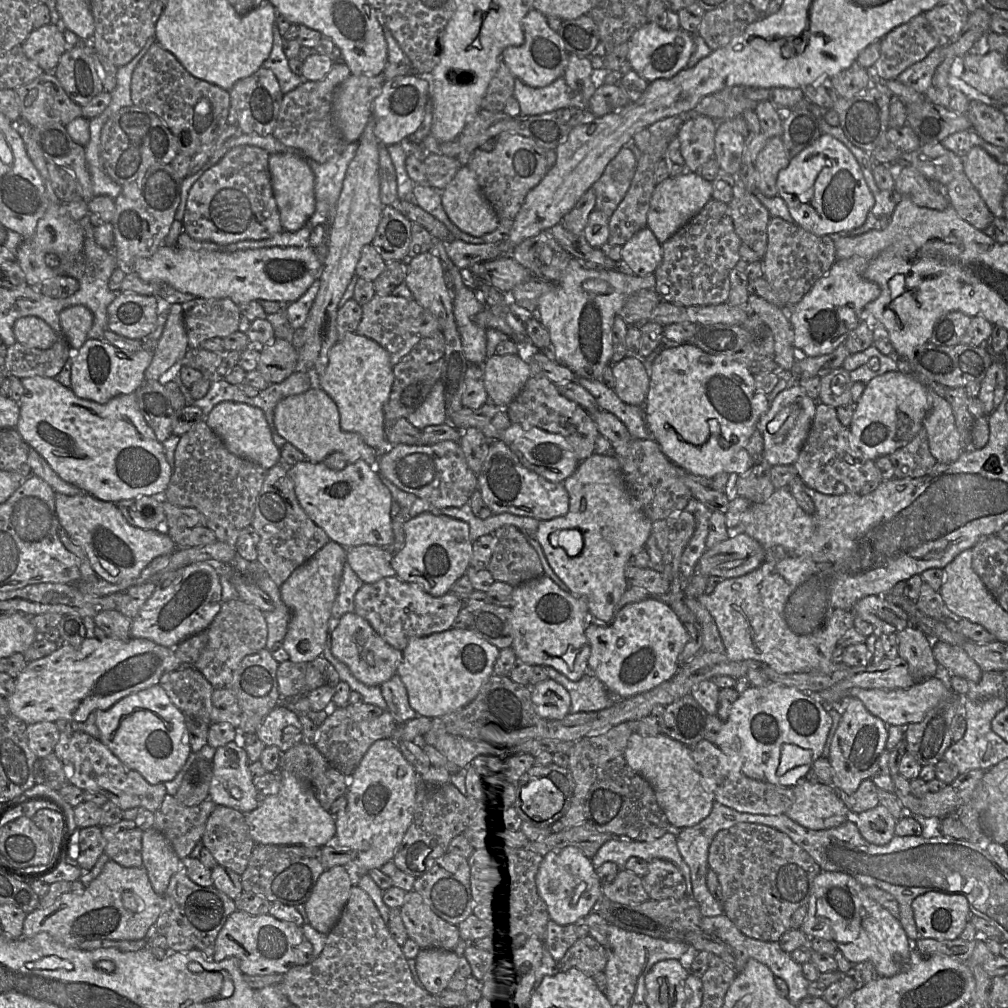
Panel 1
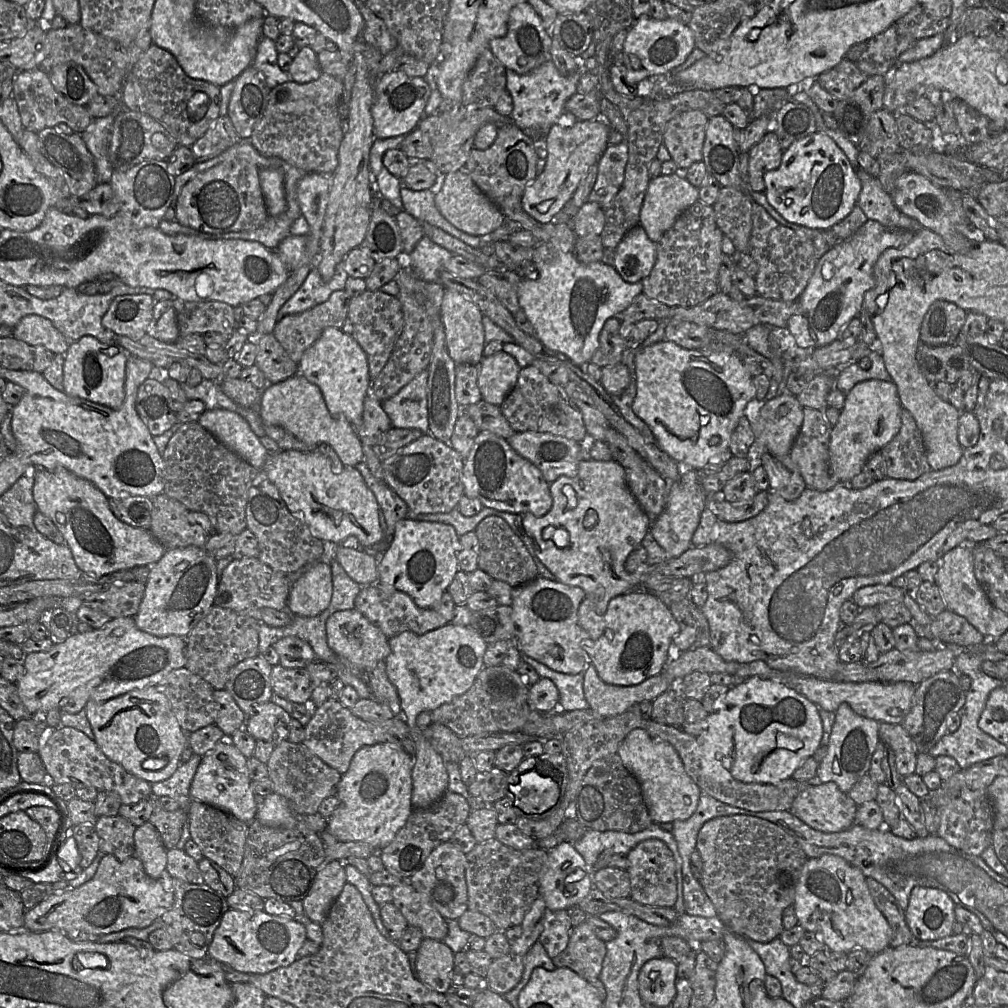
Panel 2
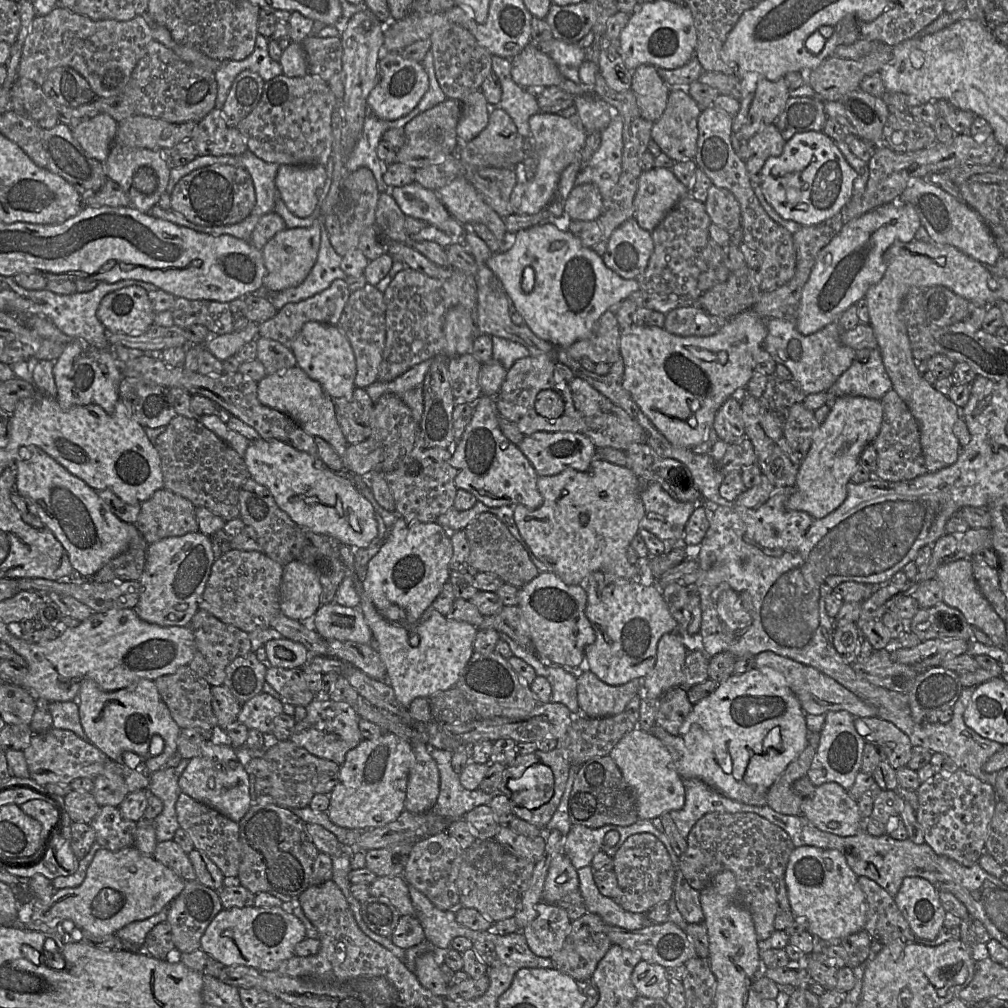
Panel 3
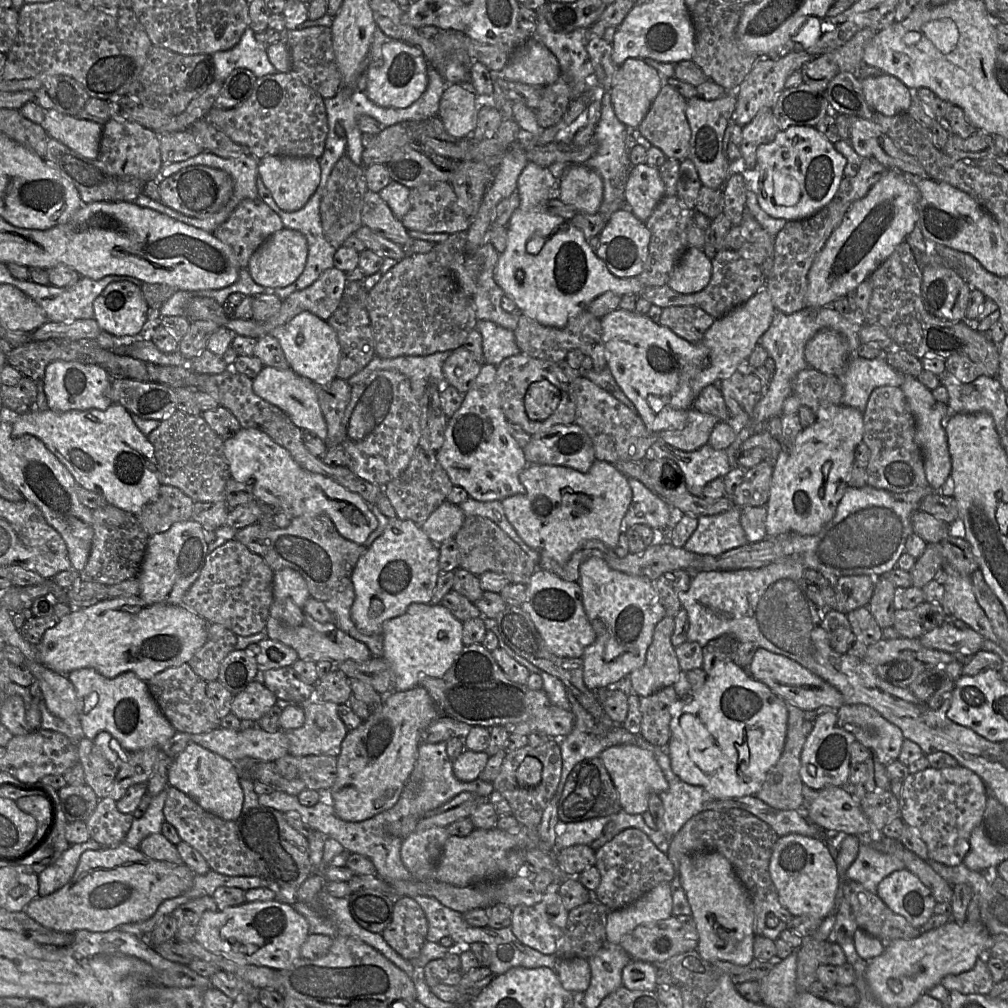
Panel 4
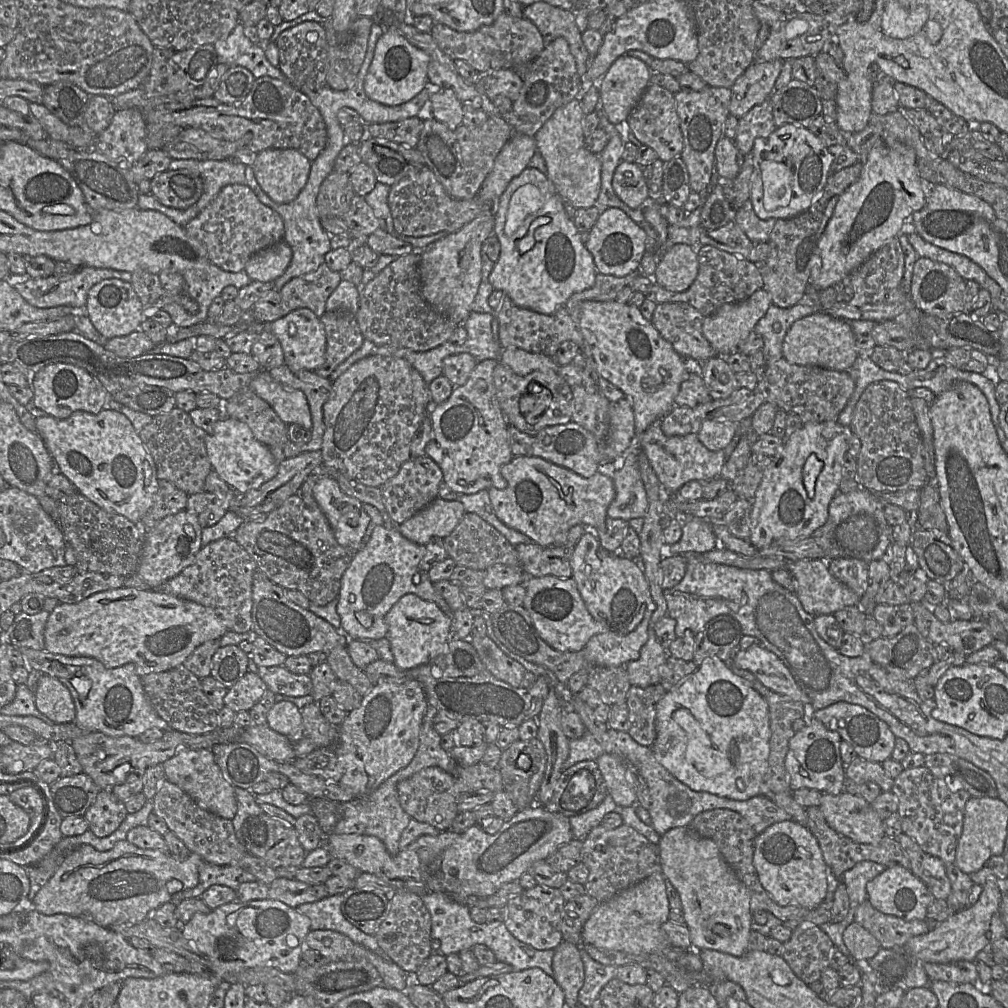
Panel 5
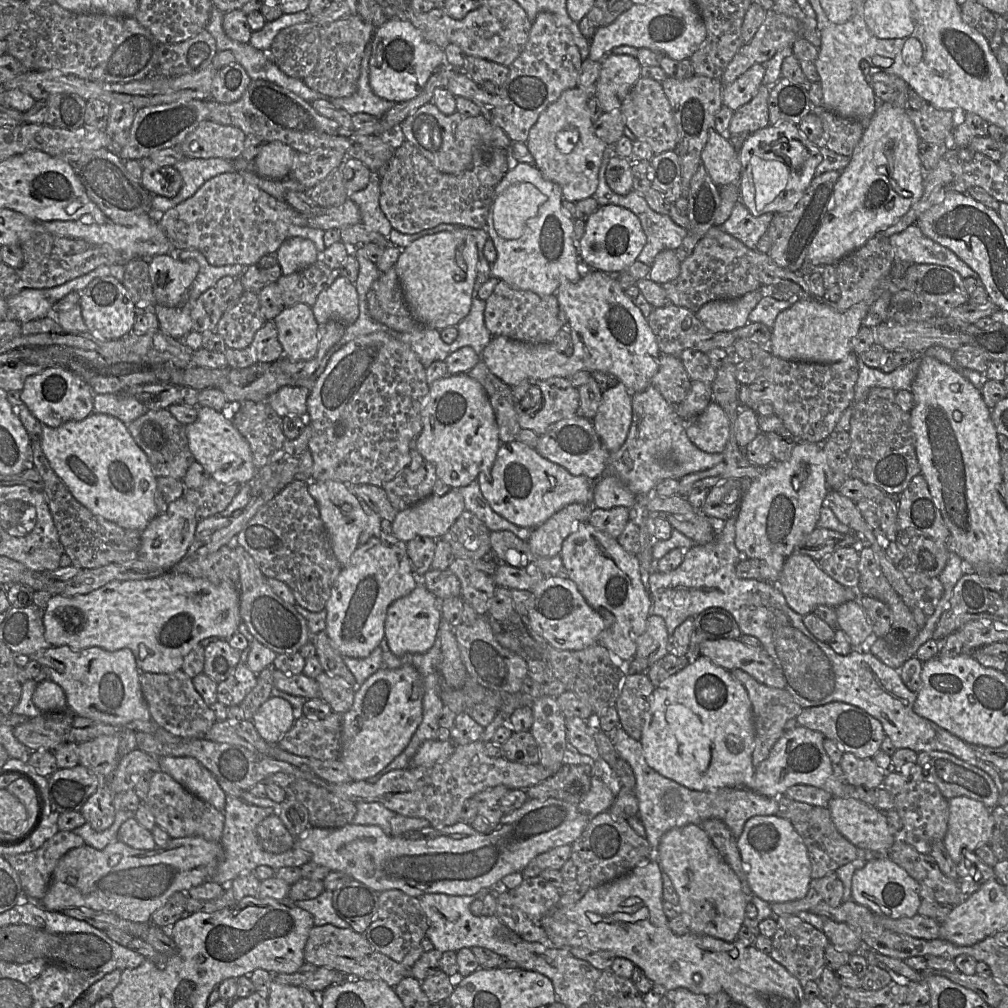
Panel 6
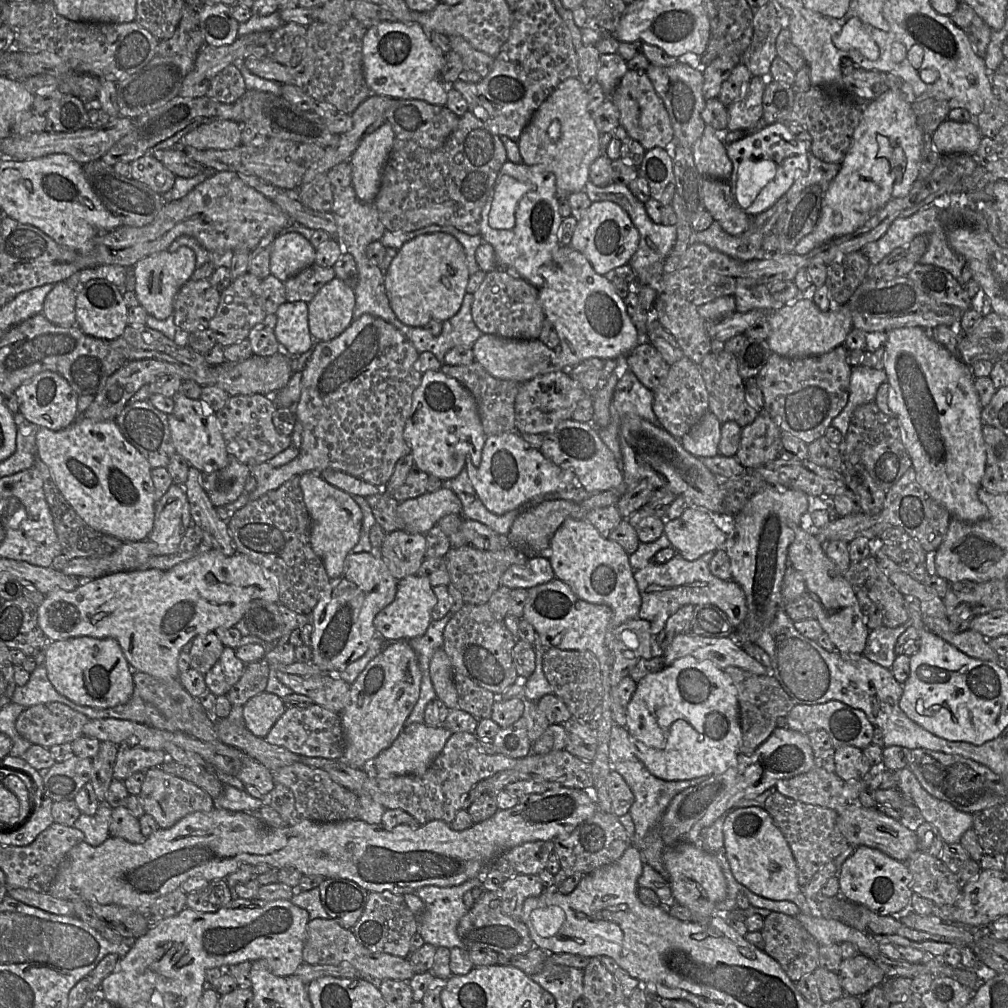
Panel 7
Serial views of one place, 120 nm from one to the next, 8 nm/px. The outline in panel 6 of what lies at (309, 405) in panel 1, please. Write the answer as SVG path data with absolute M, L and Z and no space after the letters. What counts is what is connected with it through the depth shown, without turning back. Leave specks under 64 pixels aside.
M284 386L269 395L266 402L281 418L288 415L307 414L307 397L309 390L301 386Z

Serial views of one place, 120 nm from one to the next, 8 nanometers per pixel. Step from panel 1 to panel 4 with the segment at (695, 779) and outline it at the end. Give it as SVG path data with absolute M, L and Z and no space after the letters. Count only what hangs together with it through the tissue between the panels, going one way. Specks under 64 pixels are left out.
M618 745L607 748L599 755L618 792L622 810L628 814L640 814L648 811L648 797L651 793L660 794L668 790L668 782L659 766L654 753L635 745Z

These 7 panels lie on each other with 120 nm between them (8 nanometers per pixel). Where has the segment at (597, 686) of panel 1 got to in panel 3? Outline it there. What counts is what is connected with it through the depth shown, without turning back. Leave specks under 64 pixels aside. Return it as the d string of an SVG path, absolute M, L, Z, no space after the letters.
M500 632L499 637L509 645L515 657L525 661L533 667L538 676L549 681L552 688L551 702L564 704L575 717L581 715L577 699L577 676L563 667L543 664L535 653L527 651L505 633Z

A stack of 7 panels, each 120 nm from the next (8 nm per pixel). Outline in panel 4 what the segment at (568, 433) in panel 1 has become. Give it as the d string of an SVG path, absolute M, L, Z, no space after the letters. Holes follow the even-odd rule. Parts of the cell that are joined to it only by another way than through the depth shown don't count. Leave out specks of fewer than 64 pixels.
M519 354L504 359L496 367L496 374L498 392L501 398L501 407L508 422L520 425L522 429L531 436L555 425L570 425L575 423L575 396L570 383L564 374L560 371L557 364L551 361L541 360L528 355ZM543 380L549 381L559 390L561 399L557 409L551 416L542 421L533 421L528 417L525 410L525 395L531 384Z

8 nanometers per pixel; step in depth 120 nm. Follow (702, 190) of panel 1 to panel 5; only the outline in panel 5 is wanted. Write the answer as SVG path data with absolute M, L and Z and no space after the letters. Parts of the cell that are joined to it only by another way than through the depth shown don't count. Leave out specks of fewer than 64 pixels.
M622 161L614 172L612 187L616 195L632 209L641 208L648 199L643 168L636 163Z

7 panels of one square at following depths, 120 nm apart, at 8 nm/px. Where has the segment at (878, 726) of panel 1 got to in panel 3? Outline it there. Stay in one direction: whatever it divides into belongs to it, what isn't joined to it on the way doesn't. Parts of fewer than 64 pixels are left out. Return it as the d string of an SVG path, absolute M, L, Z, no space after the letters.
M833 711L825 715L825 723L819 733L819 745L807 772L807 777L815 787L835 782L847 791L852 788L856 775L861 771L863 748L866 742L857 733L854 719L854 716L846 711Z

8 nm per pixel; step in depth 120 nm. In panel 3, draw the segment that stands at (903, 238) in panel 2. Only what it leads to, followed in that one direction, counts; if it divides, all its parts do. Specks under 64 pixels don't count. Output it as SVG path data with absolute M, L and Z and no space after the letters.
M899 201L879 206L850 220L819 253L816 263L802 291L802 298L795 320L798 331L811 335L832 322L838 322L841 314L863 299L870 286L878 283L885 273L883 255L895 242L910 242L921 226L917 210L911 204Z

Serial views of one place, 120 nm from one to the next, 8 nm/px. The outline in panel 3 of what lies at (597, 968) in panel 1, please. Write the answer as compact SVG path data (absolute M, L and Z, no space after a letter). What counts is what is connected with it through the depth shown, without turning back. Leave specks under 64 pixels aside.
M590 912L572 921L563 948L550 958L554 968L574 978L577 982L591 980L598 963L612 945L607 935L607 926L608 924L600 916Z

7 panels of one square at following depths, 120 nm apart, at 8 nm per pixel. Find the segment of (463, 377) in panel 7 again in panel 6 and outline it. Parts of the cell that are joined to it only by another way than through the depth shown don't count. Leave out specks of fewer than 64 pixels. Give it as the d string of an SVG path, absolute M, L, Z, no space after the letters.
M478 362L466 373L484 388L499 430L501 443L514 441L521 430L514 409L511 387L493 375L484 362Z

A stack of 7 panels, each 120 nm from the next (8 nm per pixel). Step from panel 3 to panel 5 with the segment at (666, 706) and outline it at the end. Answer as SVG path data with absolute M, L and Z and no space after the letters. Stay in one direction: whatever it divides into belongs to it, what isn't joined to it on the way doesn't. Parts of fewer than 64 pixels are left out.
M659 683L641 688L631 686L625 702L629 710L628 734L640 745L651 747L656 739L656 707L667 693Z

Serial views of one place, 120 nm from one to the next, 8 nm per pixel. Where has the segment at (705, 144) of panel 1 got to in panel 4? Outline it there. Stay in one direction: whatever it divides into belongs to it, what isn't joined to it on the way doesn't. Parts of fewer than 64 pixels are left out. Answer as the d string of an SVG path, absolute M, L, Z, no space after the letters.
M663 85L661 87L660 92L658 93L657 97L654 99L648 113L646 114L645 118L643 119L643 121L640 123L640 125L637 127L637 129L632 129L636 130L640 135L642 135L653 147L658 148L659 150L661 150L664 155L667 158L670 159L676 159L678 161L682 161L688 158L689 155L689 151L690 151L690 139L691 139L691 129L686 117L686 105L687 105L687 99L685 99L678 91L676 91L673 87L671 87L670 85Z

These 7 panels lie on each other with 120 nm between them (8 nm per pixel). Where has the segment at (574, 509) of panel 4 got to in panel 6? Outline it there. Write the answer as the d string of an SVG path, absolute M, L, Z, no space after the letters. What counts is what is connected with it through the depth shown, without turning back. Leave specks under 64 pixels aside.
M517 440L501 443L490 471L480 473L476 480L495 513L516 526L530 529L569 504L590 502L594 484L585 476L570 474L562 466L542 457L535 448Z

